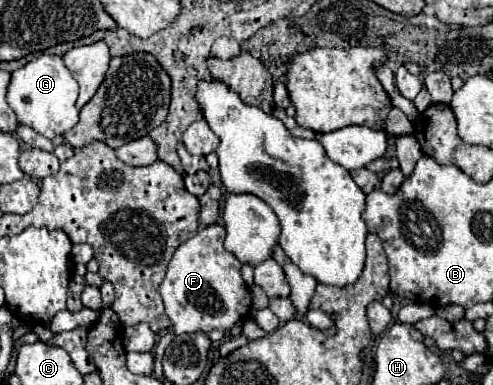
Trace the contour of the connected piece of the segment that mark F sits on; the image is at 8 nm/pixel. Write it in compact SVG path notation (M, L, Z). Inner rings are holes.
M211 224L175 250L167 266L165 280L159 286L159 294L163 298L165 312L175 334L207 330L227 332L239 320L245 320L249 316L251 292L241 276L241 262L225 250L223 240L225 228Z

